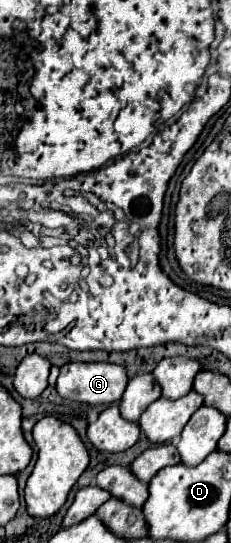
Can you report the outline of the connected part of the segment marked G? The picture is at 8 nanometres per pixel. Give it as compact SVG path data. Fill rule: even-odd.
M66 363L60 367L56 391L60 397L86 405L112 405L126 389L124 367L110 363Z

